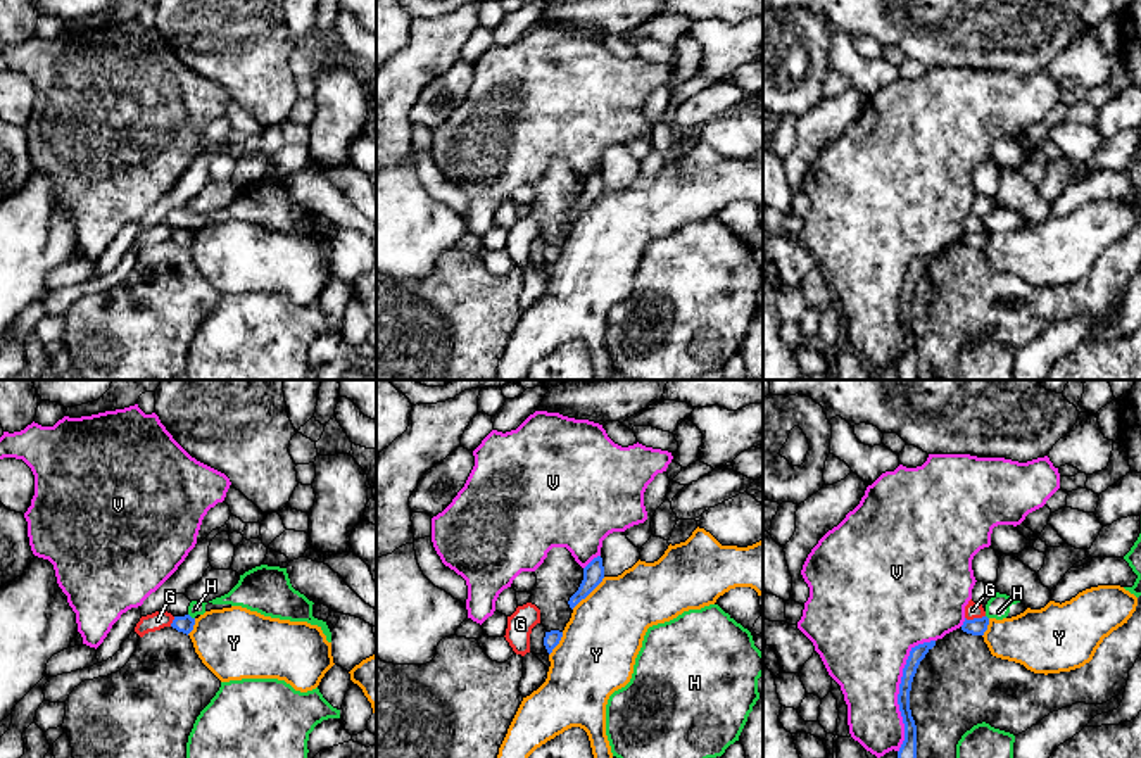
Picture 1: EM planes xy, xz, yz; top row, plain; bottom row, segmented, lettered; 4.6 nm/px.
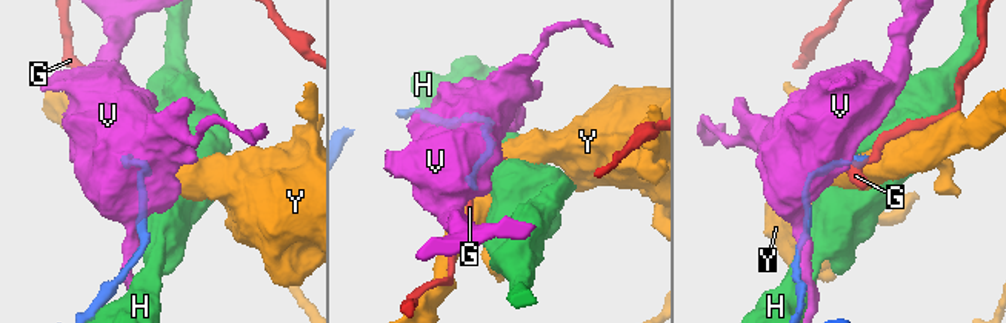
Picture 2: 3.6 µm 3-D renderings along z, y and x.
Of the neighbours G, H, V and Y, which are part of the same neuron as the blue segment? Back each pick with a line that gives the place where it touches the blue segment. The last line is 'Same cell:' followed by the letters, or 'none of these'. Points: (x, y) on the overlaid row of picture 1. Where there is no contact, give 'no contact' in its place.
Same cell: none of these

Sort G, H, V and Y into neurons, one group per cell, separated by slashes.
G / H / V / Y

